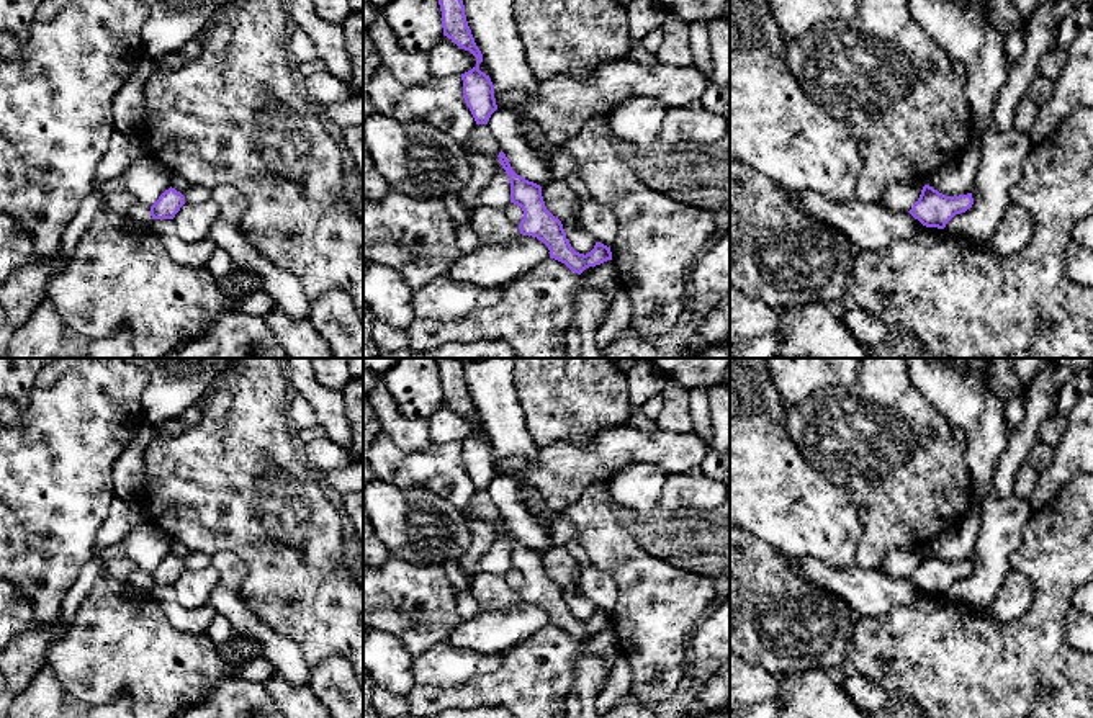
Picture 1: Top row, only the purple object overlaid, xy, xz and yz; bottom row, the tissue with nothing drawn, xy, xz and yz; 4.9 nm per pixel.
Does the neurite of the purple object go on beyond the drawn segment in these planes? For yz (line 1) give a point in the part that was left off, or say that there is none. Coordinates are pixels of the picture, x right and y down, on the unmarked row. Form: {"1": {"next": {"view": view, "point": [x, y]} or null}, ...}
{"1": {"next": null}}

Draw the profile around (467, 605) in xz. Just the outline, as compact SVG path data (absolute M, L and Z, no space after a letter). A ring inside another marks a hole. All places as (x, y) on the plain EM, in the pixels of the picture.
M458 590L455 602L460 620L473 620L481 612L481 607L471 590Z

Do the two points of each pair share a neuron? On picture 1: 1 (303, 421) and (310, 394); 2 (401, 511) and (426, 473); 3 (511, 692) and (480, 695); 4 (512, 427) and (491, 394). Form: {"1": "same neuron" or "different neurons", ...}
{"1": "different neurons", "2": "different neurons", "3": "same neuron", "4": "same neuron"}

